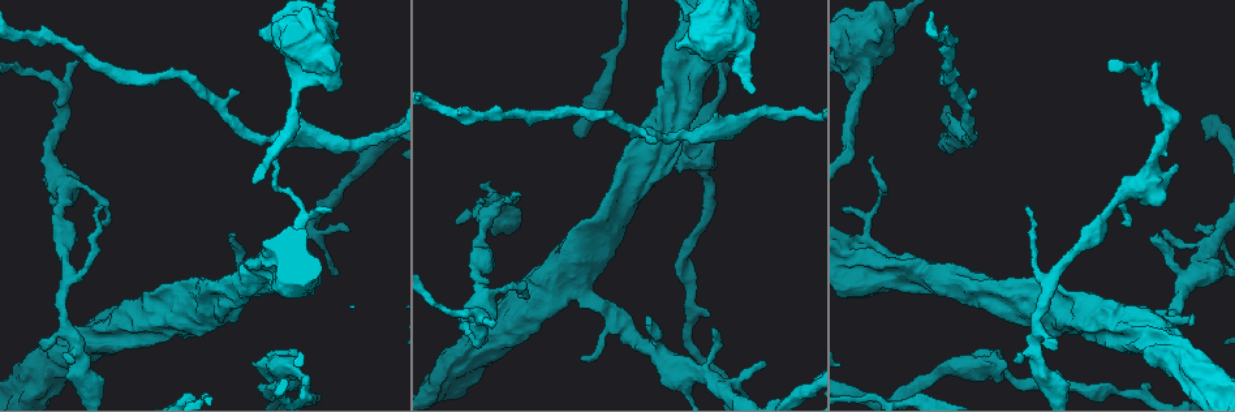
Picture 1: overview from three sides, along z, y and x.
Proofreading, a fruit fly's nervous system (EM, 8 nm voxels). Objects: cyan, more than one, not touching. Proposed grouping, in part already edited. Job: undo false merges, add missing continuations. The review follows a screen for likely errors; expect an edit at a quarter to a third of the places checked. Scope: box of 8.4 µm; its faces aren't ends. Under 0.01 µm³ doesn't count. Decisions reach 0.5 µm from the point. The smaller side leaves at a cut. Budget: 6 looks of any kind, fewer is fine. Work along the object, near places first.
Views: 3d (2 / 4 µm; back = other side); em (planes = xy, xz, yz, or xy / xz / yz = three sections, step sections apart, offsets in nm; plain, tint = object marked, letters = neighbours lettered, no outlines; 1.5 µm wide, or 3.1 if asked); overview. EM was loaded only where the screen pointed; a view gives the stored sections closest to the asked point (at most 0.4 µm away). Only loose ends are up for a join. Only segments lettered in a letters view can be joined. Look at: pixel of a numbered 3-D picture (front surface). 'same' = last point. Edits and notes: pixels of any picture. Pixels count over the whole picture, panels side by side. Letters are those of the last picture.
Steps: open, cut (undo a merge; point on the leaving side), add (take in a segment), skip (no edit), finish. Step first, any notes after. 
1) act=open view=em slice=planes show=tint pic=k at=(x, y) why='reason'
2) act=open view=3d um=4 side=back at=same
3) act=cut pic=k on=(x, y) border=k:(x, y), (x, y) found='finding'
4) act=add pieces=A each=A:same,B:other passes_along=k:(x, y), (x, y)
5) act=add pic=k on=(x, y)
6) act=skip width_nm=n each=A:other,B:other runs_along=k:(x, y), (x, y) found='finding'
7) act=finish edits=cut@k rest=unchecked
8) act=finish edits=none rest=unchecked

act=open view=em slice=planes show=letters pic=1 at=(655, 143) why='thin end'

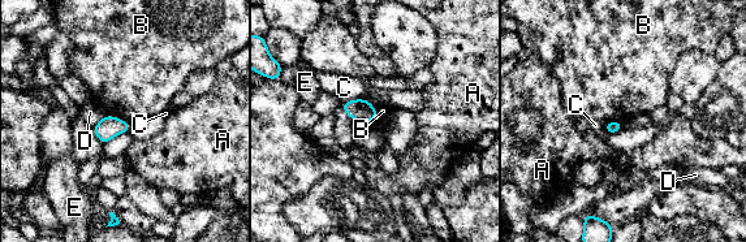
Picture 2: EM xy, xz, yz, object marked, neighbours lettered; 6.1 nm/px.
act=skip longest_contact=B:160nm each=A:other,B:other,C:other,D:other,E:other border=2:(365, 98), (376, 111), (372, 121) found='no lettered segment goes on from it'

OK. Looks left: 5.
act=open view=3d um=2 pic=1 at=(1004, 363) why='stops while still wide'

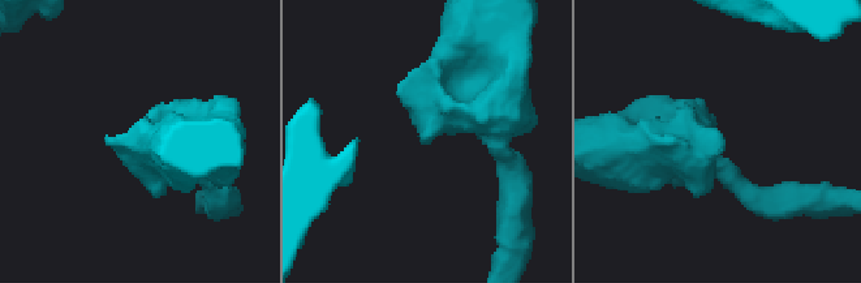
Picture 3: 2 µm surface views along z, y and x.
act=open view=em slice=planes show=letters pic=3 at=(138, 130) why='need the tissue'

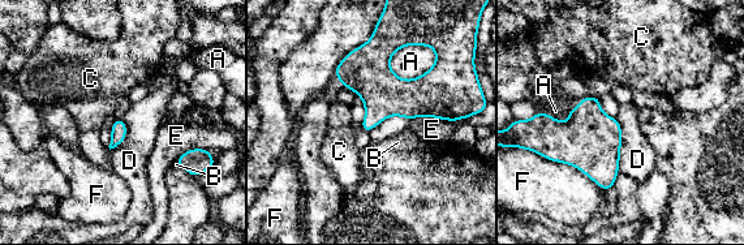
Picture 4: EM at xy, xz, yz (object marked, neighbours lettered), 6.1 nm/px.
act=skip each=A:other,B:other,C:other,D:other,E:other,F:other border=4:(435, 51), (403, 46), (390, 69) found='none of them fits'

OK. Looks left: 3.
act=open view=3d um=4 side=back pic=1 at=(684, 92) why='sudden change in width'

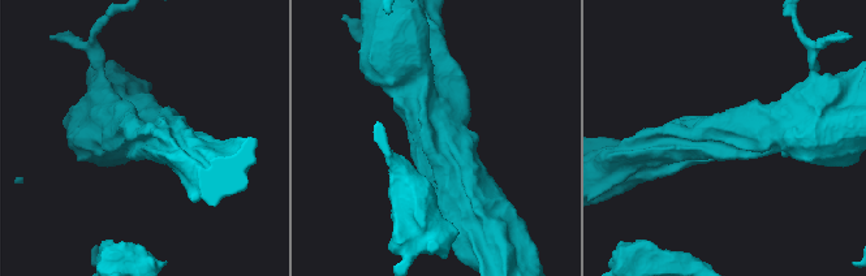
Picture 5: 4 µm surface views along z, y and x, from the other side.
act=open view=em slice=planes show=plain pic=5 at=(437, 144)

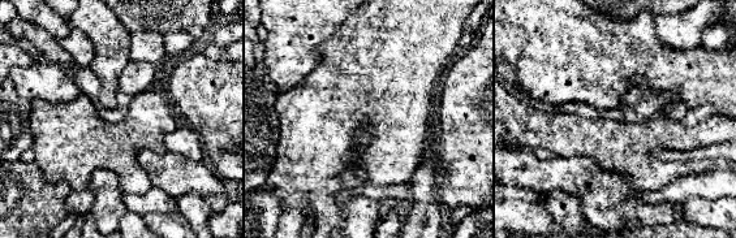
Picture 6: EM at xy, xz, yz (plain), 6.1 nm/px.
act=open view=em slice=planes show=letters at=same

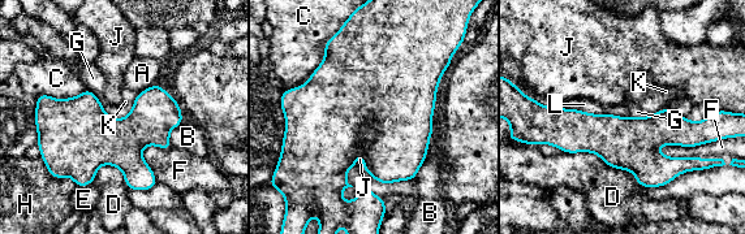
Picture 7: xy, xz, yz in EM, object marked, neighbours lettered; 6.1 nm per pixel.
act=skip longest_contact=D:600nm each=A:other,B:other,C:other,D:other,E:other,F:other,G:other,H:other,J:other,K:other,L:other found='continuous, no second cell'

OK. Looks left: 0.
act=finish edits=none rest=unchecked

